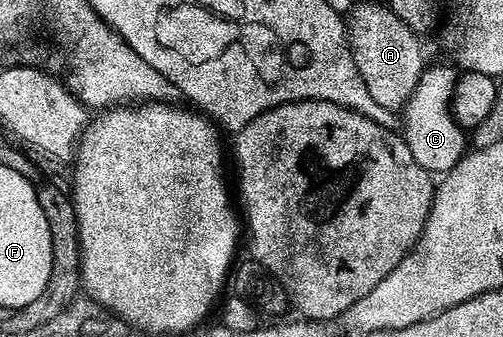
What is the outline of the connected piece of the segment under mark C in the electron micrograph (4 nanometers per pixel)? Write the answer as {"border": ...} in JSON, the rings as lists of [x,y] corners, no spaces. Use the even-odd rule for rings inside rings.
{"border":[[[429,65],[422,72],[416,90],[404,106],[406,132],[403,131],[403,139],[412,150],[417,164],[438,176],[444,176],[456,167],[468,148],[465,129],[453,115],[454,88],[458,74],[453,67],[450,68]]]}

